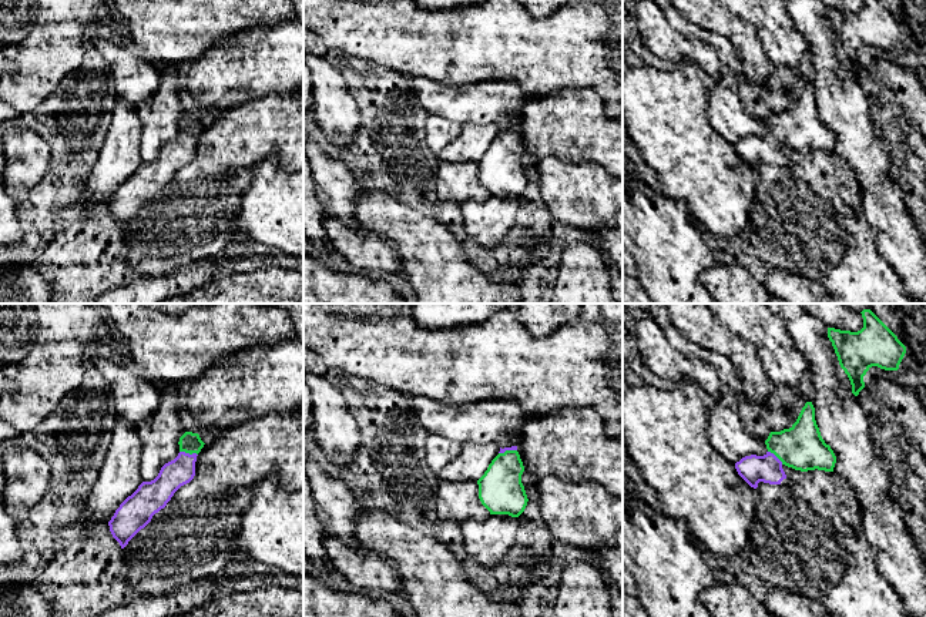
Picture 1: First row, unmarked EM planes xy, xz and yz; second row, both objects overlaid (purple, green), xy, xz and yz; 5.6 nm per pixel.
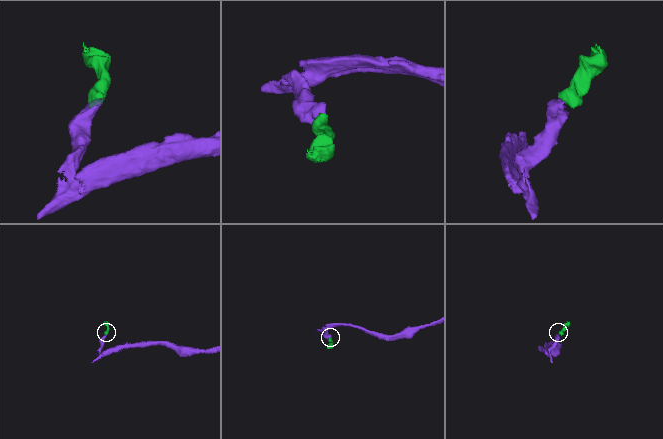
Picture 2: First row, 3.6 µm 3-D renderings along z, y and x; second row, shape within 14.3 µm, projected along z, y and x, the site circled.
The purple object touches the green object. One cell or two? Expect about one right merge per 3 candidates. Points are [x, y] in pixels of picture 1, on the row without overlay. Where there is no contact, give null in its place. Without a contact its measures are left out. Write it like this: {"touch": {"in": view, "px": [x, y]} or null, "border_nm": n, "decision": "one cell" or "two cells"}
{"touch": {"in": "xy", "px": [188, 134]}, "border_nm": 110, "decision": "one cell"}

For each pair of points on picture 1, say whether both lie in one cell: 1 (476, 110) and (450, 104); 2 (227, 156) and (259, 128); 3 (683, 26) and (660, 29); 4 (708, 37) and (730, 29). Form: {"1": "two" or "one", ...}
{"1": "one", "2": "one", "3": "two", "4": "two"}

